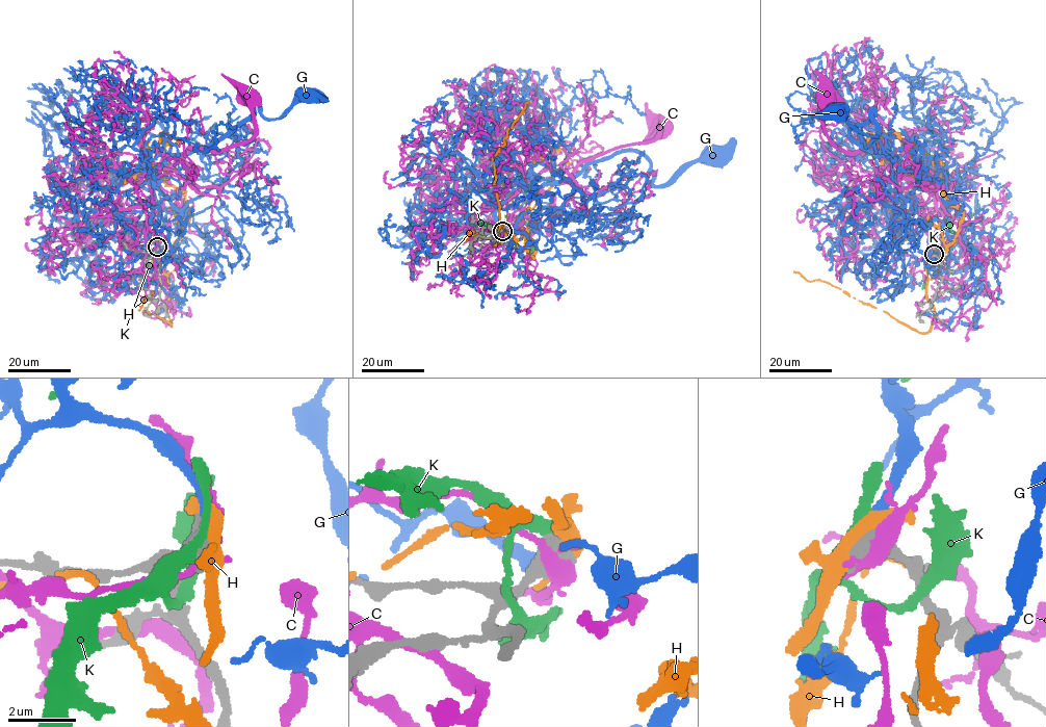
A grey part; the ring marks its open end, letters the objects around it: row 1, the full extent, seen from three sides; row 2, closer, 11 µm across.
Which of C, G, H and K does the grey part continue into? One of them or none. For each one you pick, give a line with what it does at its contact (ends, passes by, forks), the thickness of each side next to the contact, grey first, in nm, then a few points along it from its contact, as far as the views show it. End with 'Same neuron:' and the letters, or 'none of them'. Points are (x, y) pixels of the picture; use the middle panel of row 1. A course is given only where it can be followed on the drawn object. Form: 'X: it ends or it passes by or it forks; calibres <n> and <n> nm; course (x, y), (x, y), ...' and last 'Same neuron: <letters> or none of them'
G: it ends; calibres 380 and 240 nm; course (502, 231), (496, 210), (520, 192), (567, 183), (618, 153), (644, 156), (652, 182), (667, 186), (711, 157)
Same neuron: G

